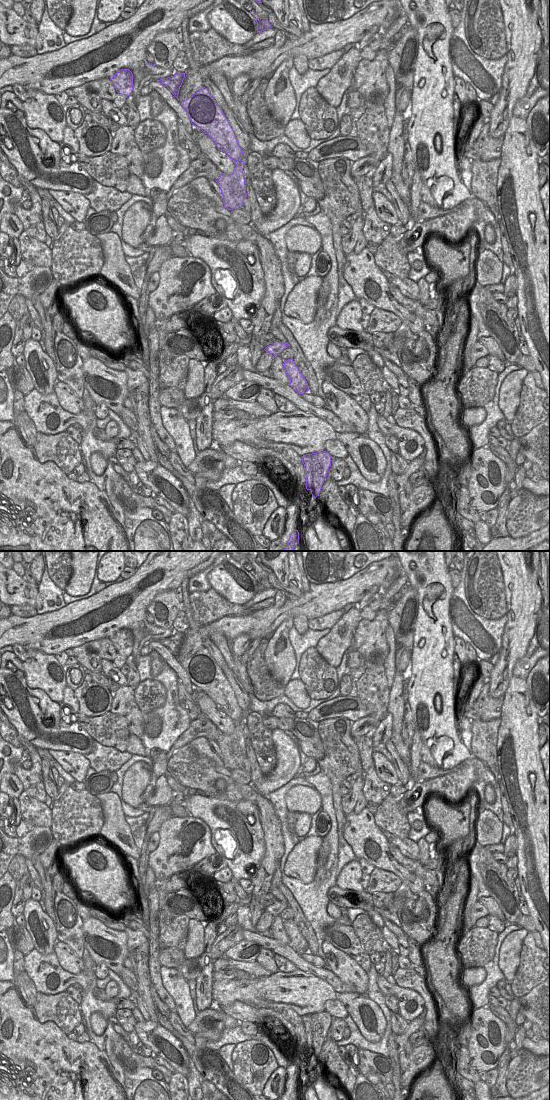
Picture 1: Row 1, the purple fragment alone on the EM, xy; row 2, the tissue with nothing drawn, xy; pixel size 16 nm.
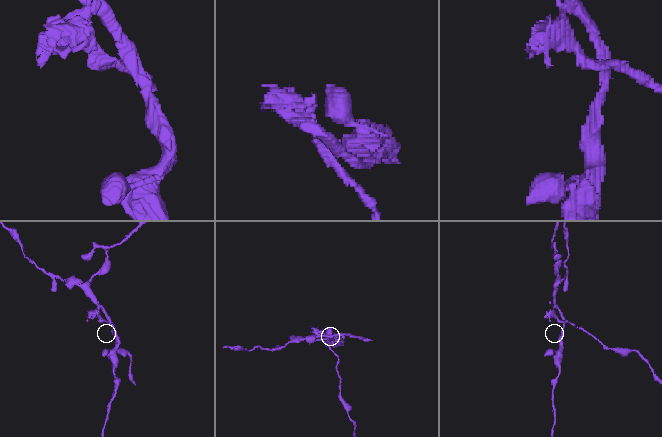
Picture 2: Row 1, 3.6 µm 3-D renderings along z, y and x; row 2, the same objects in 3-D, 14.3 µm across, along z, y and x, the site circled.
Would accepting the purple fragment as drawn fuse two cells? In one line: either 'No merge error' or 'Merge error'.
Merge error.

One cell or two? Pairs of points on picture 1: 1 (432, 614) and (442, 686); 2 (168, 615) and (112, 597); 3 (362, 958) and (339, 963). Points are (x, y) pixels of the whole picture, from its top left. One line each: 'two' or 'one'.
1: one
2: two
3: two

